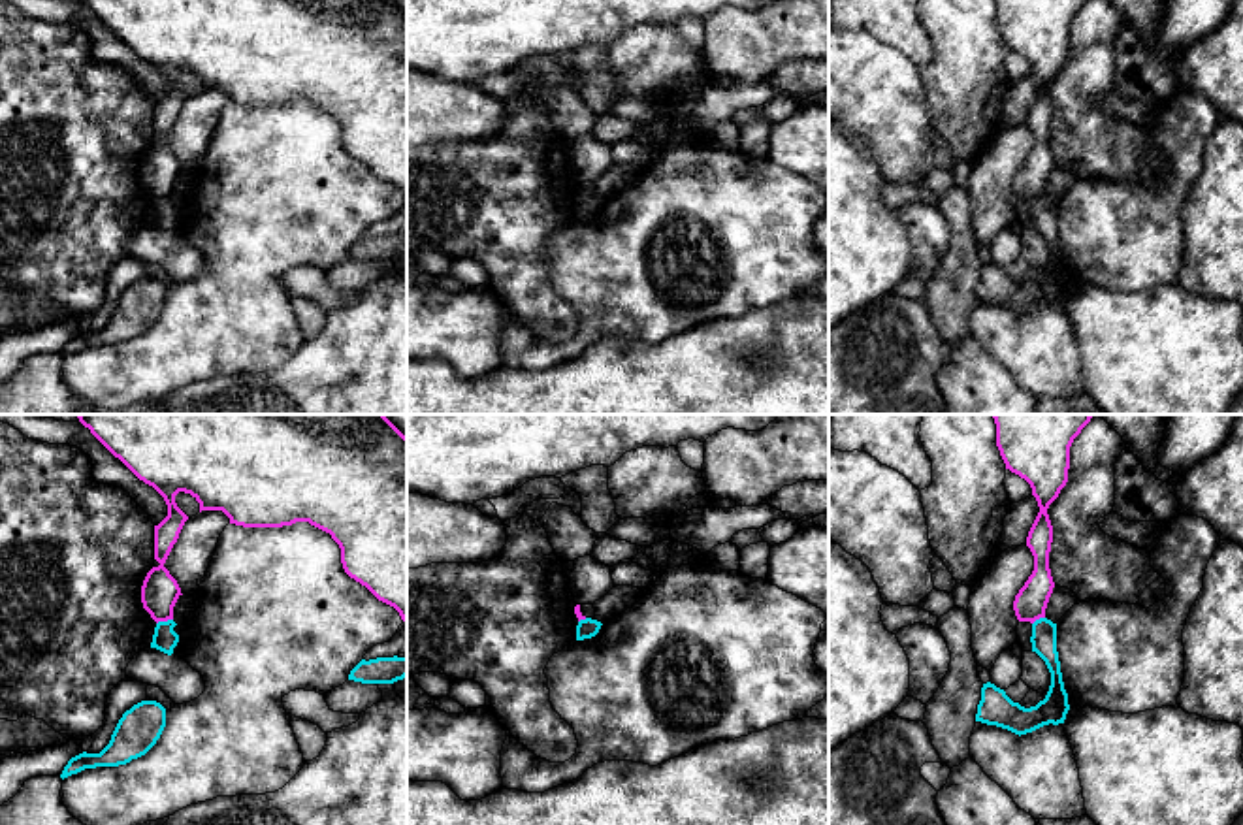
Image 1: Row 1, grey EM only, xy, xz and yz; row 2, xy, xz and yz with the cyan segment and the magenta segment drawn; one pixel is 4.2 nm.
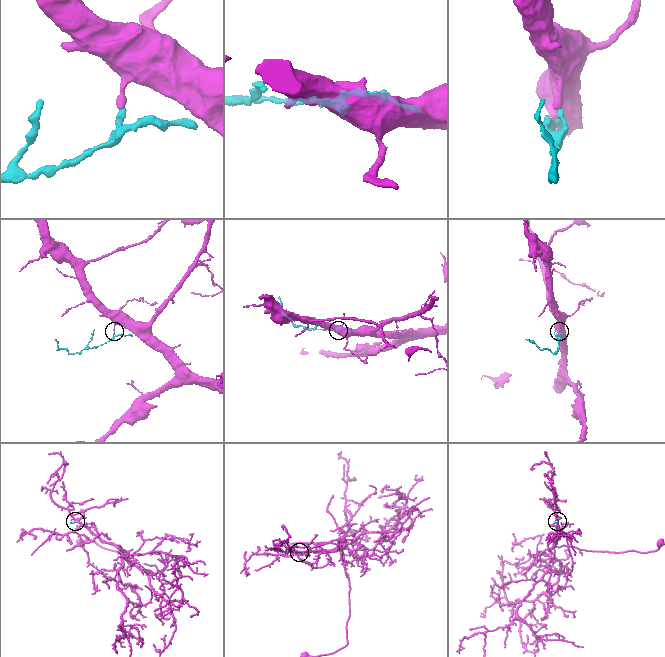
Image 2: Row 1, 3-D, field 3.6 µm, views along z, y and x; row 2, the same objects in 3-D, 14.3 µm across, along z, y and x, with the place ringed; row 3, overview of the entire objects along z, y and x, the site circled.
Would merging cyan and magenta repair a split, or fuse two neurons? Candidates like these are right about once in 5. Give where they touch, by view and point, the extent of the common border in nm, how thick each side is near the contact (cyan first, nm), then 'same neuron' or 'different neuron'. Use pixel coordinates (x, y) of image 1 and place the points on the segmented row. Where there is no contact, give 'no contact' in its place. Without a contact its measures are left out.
meets cyan in xy at (164, 622); contact 80 nm long; 110 nm thick on the cyan side, 160 nm on the other; different neuron

